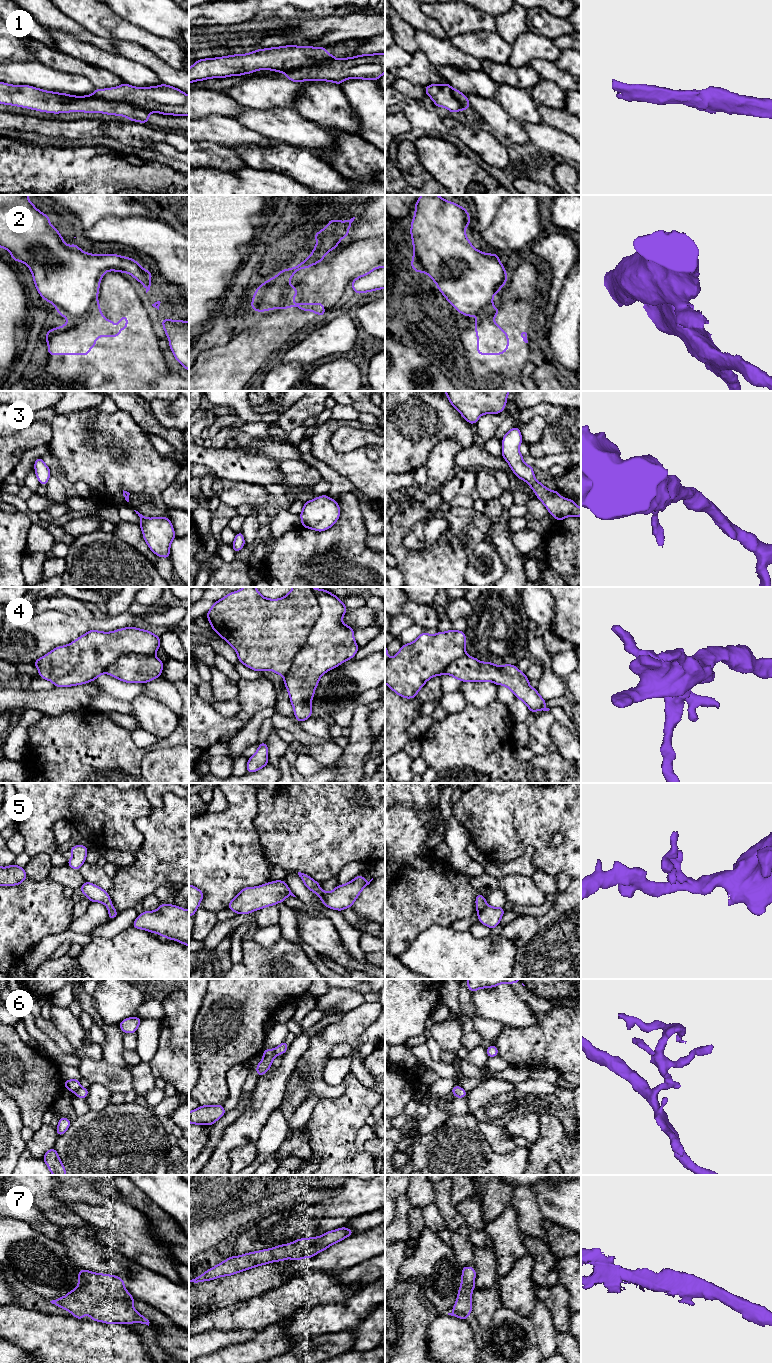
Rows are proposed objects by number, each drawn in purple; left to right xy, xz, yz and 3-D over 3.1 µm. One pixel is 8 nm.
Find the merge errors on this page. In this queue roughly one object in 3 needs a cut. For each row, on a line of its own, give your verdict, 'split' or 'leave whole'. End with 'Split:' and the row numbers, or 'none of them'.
1: split
2: split
3: leave whole
4: split
5: leave whole
6: split
7: leave whole
Split: 1, 2, 4, 6

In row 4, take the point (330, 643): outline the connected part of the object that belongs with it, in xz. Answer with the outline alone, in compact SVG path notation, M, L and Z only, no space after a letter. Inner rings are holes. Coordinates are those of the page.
M325 589L313 590L321 614L284 677L284 685L298 722L311 717L311 701L321 676L352 659L359 649L353 628L341 622L347 610L345 604Z

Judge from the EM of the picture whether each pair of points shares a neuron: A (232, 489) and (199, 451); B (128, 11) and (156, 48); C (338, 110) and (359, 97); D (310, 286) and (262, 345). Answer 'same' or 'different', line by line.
A: different
B: different
C: different
D: same

